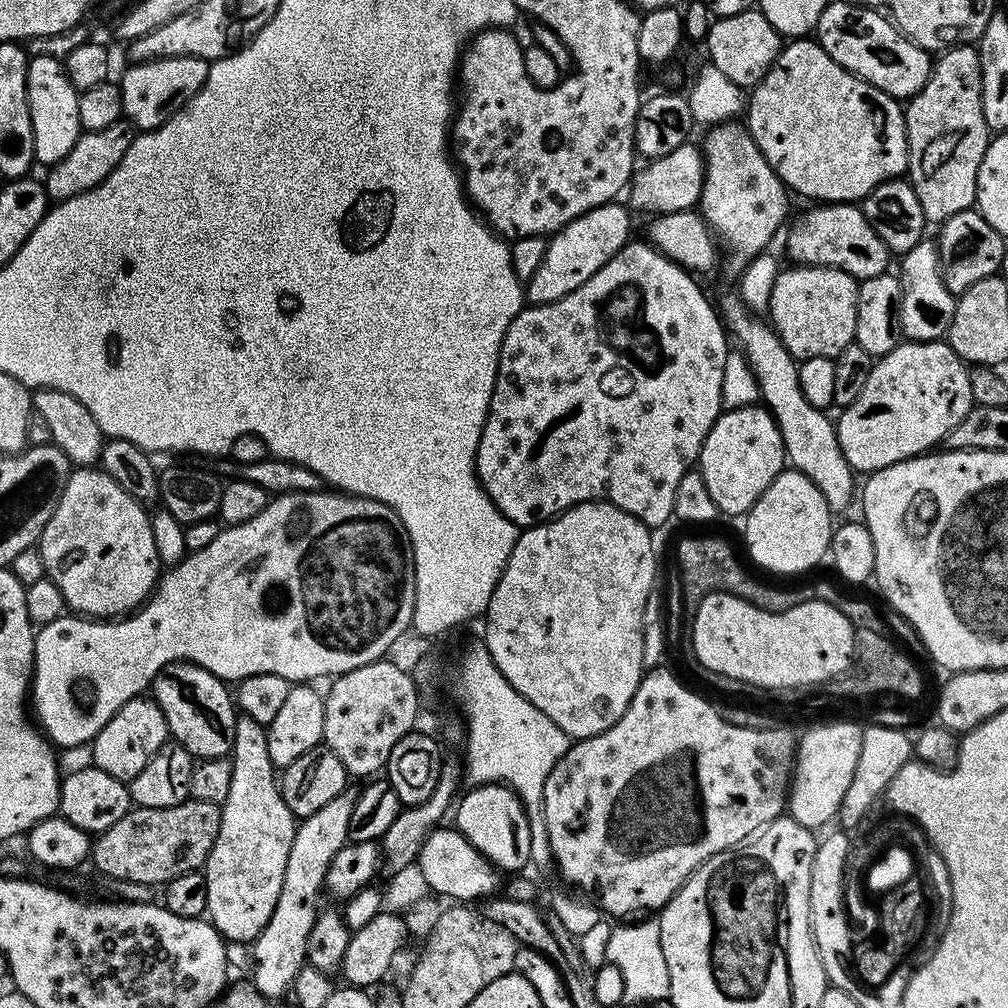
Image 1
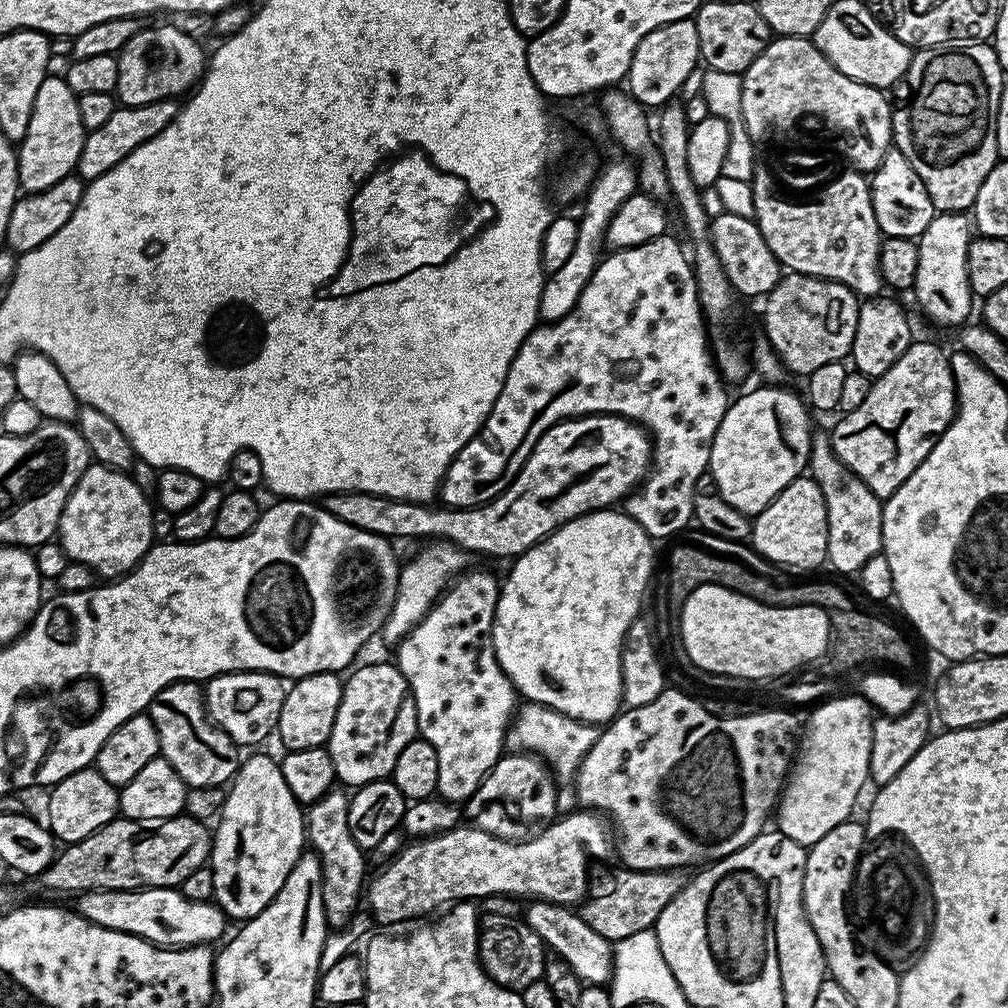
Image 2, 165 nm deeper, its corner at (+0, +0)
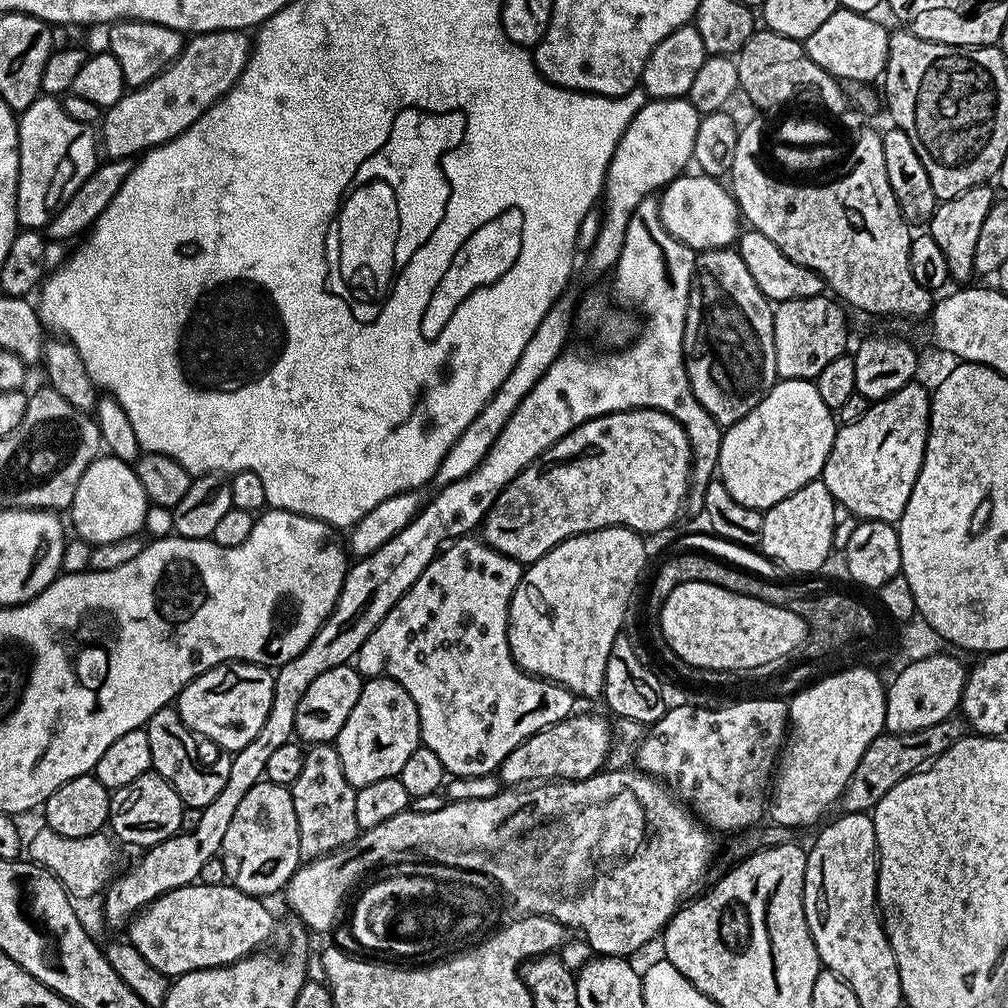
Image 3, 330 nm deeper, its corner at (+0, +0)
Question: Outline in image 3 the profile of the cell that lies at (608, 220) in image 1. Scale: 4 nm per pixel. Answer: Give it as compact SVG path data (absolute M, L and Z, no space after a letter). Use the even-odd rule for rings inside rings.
M681 174L659 193L660 221L665 230L675 240L680 240L687 248L726 248L737 243L742 231L742 217L731 191L724 188L715 176Z

